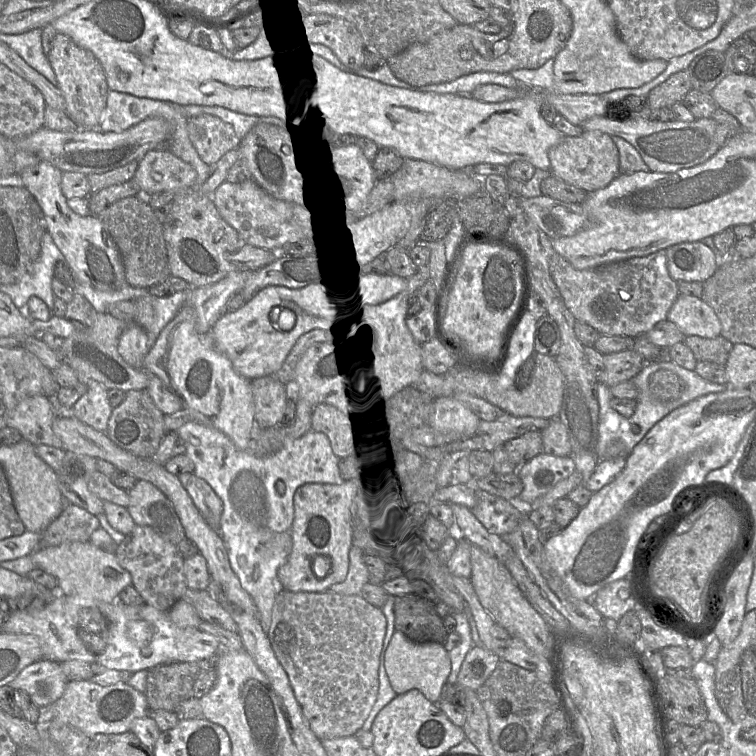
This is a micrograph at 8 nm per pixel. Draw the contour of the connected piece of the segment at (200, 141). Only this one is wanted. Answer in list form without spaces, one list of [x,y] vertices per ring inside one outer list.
[[[211,114],[189,117],[187,131],[200,158],[208,165],[217,162],[231,149],[239,147],[242,140],[230,123]]]

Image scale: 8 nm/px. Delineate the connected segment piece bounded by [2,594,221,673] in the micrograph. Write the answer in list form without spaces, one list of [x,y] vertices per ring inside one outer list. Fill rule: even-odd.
[[[64,594],[56,597],[42,610],[24,609],[12,612],[2,632],[36,636],[43,658],[52,661],[80,660],[132,673],[170,662],[208,658],[220,652],[221,648],[214,635],[199,628],[180,628],[171,621],[167,611],[158,610],[148,604],[127,605],[118,600],[106,603],[94,598]],[[134,619],[142,619],[149,624],[149,641],[137,643],[128,637],[127,623]]]

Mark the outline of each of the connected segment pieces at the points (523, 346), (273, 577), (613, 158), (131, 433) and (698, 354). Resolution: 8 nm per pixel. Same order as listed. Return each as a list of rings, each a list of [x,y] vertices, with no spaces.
[[[528,311],[518,325],[511,340],[507,361],[499,375],[501,388],[506,390],[513,388],[517,369],[535,353],[536,323],[536,318]]]
[[[188,422],[176,432],[184,442],[185,454],[194,463],[193,473],[206,481],[222,501],[220,535],[228,553],[230,566],[242,587],[252,597],[258,609],[258,620],[267,633],[275,599],[284,589],[278,578],[278,570],[292,551],[294,493],[307,483],[344,483],[348,478],[339,469],[339,457],[333,452],[328,437],[314,430],[289,442],[281,450],[267,457],[258,457],[248,450],[238,449],[228,436],[210,425]]]
[[[584,130],[580,136],[565,136],[548,152],[551,175],[592,193],[607,187],[621,172],[619,152],[612,136],[594,130]]]
[[[145,389],[129,390],[126,391],[123,402],[113,408],[105,433],[121,449],[139,458],[151,459],[167,433],[164,427],[164,416]]]
[[[722,335],[715,338],[685,336],[683,343],[690,348],[697,361],[710,361],[720,365],[726,365],[733,347],[733,343]]]

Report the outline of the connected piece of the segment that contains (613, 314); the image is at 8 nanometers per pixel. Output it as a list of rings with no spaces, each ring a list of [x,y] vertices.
[[[666,249],[647,256],[607,263],[587,270],[574,268],[564,257],[554,253],[550,259],[550,273],[565,305],[577,321],[594,327],[600,334],[635,338],[645,335],[658,322],[667,320],[670,308],[680,295],[678,282],[671,278],[667,264]]]

